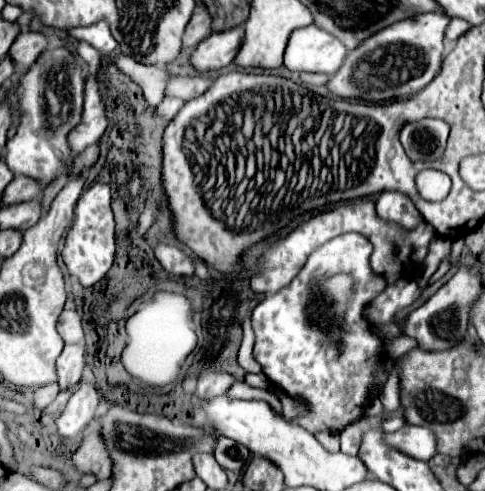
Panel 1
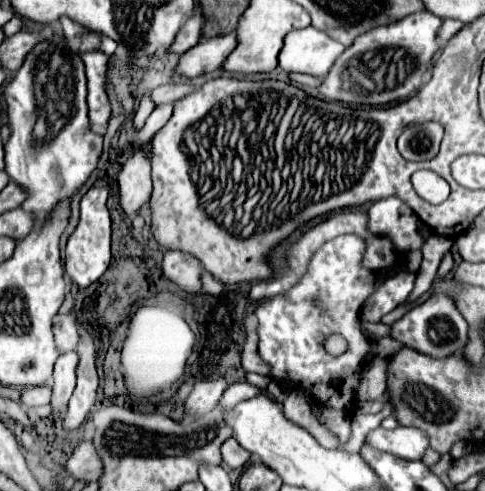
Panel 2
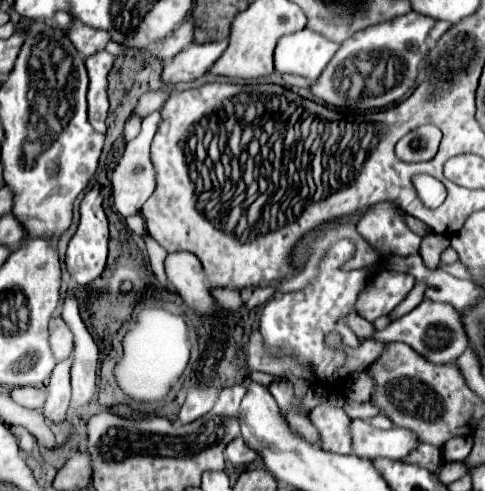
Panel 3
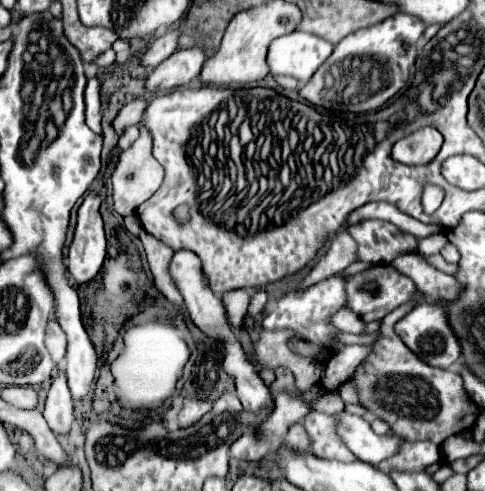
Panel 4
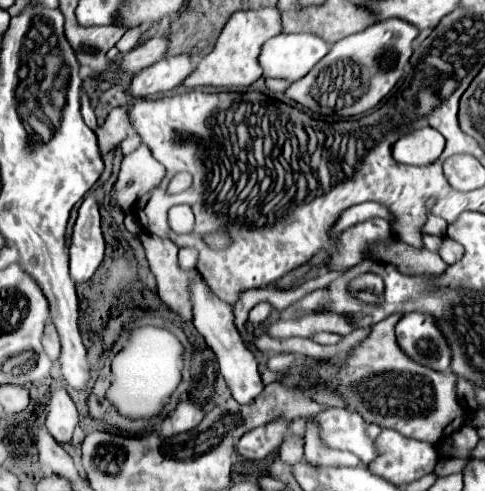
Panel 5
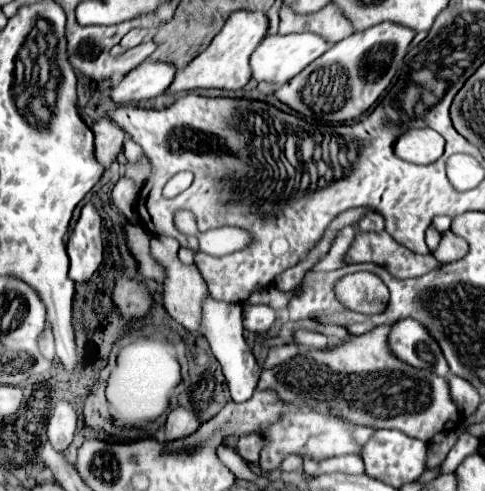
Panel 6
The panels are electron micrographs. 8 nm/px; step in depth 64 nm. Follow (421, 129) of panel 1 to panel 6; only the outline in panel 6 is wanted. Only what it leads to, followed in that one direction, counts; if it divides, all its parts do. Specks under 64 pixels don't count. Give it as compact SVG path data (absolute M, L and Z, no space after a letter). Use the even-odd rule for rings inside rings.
M416 128L404 132L396 142L394 150L402 160L416 164L430 164L442 156L444 138L430 128Z

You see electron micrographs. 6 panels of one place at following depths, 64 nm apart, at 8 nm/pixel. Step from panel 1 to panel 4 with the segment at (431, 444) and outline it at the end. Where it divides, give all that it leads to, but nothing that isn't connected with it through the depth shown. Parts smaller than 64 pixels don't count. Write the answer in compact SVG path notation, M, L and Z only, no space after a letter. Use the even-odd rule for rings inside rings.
M342 410L336 414L336 418L338 418L336 434L350 448L350 452L354 452L354 456L362 462L378 464L380 460L386 460L388 456L396 454L396 450L400 448L400 440L402 440L400 436L392 432L390 436L374 434L368 420L364 420L362 416Z

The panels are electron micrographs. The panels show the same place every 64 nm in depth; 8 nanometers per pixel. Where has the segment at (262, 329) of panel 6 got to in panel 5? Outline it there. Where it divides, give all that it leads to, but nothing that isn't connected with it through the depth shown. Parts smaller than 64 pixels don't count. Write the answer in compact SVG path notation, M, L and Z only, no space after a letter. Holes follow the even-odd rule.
M266 302L257 304L250 310L250 316L248 316L248 322L250 324L262 324L266 322L271 315L272 307Z

